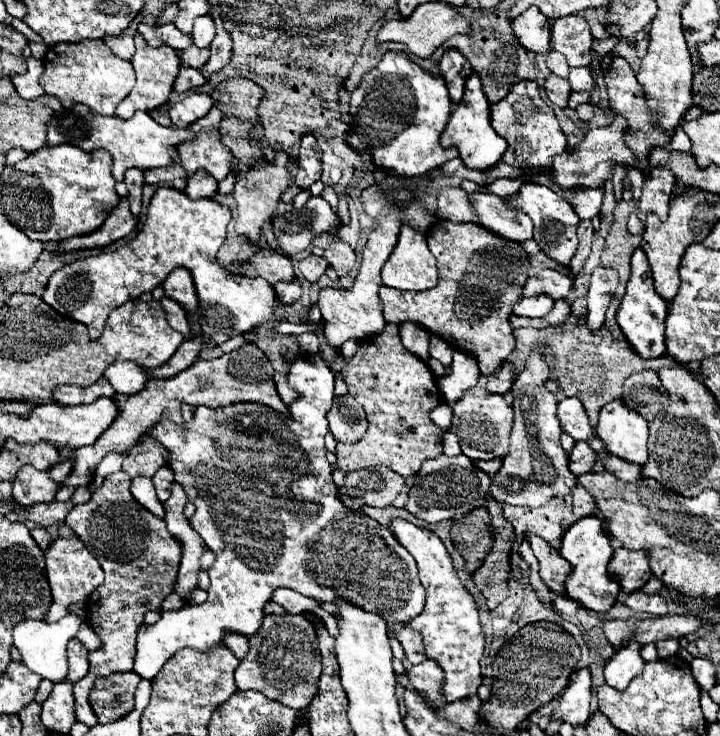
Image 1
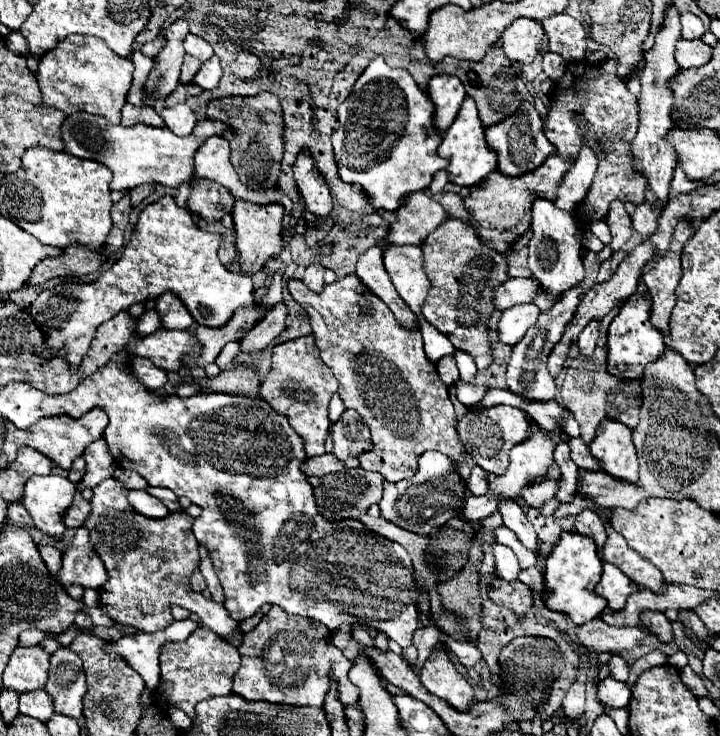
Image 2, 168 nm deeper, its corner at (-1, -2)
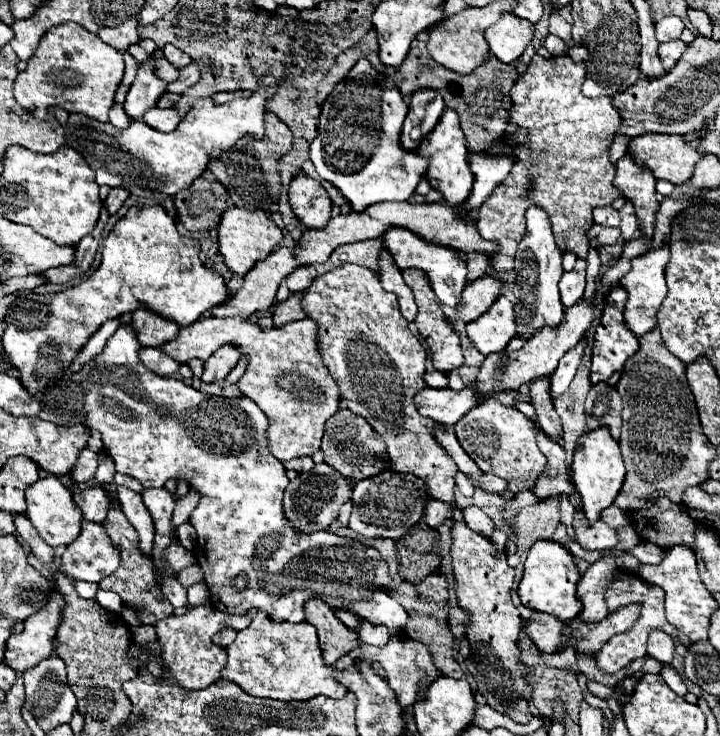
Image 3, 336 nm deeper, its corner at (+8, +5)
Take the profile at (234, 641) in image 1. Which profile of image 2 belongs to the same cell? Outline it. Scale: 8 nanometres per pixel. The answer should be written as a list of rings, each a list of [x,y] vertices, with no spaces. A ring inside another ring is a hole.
[[[108,478],[94,488],[92,516],[86,520],[92,546],[102,556],[110,580],[100,588],[100,608],[108,612],[116,622],[136,626],[142,632],[157,632],[174,621],[170,606],[178,604],[198,614],[202,624],[214,630],[218,636],[238,646],[244,636],[238,630],[238,622],[230,618],[222,604],[206,600],[202,594],[190,590],[190,576],[200,566],[198,540],[192,534],[194,518],[180,510],[166,518],[152,520],[136,514],[128,500],[128,488]]]

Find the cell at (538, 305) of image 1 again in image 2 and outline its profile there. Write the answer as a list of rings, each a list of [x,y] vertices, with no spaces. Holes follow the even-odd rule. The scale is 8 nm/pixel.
[[[518,304],[510,310],[504,310],[496,326],[500,342],[506,346],[518,344],[518,340],[526,334],[526,330],[536,322],[538,314],[540,310],[534,304]]]

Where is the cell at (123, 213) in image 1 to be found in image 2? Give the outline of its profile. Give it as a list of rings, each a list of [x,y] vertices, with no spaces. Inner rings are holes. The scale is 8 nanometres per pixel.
[[[70,246],[64,250],[62,256],[48,258],[32,270],[30,278],[26,280],[28,286],[46,284],[52,278],[58,276],[84,276],[98,272],[100,264],[104,262],[104,254],[98,254],[96,250],[88,250],[84,246]]]

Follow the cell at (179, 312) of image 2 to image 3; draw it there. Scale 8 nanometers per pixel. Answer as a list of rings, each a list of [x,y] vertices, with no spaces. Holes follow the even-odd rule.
[[[137,309],[131,323],[141,345],[145,347],[159,347],[165,341],[175,339],[175,335],[179,333],[179,325],[171,325],[171,321],[163,321],[153,313],[147,313],[147,309]]]

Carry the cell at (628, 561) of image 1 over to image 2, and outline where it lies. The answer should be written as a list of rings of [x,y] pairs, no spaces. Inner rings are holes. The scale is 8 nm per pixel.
[[[604,562],[602,580],[596,586],[596,594],[608,602],[612,612],[620,612],[626,606],[626,598],[636,592],[636,588],[638,584],[632,584],[632,580],[628,580],[614,564]]]

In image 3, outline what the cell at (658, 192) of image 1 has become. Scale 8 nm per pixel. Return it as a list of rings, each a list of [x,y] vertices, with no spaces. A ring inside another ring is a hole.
[[[625,205],[621,211],[621,235],[623,239],[633,239],[637,235],[637,229],[639,229],[639,221],[635,221],[635,209],[631,209],[631,205]]]

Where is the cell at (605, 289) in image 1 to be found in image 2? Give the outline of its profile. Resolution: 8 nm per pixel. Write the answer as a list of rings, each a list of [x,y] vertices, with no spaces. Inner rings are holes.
[[[598,322],[596,324],[588,324],[588,328],[584,328],[584,332],[578,336],[580,356],[582,358],[592,358],[596,342],[598,342]]]

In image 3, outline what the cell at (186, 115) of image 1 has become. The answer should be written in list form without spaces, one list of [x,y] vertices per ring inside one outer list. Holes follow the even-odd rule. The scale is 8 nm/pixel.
[[[153,107],[153,109],[149,109],[149,111],[143,115],[143,121],[145,121],[147,125],[151,125],[153,129],[157,129],[157,131],[169,133],[169,131],[173,131],[173,129],[179,125],[181,117],[179,117],[179,113],[177,113],[175,107],[169,107],[169,109]]]

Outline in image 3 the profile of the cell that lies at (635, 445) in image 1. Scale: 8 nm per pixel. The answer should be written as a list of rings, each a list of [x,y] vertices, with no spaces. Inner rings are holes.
[[[593,429],[581,435],[581,439],[577,441],[571,471],[577,493],[581,495],[581,509],[587,515],[589,523],[595,523],[601,517],[601,511],[615,501],[625,479],[625,463],[621,459],[621,449],[619,443],[611,437],[609,429]]]

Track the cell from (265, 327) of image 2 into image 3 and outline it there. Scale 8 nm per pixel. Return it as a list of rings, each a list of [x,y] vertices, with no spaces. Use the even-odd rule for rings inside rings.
[[[223,345],[219,347],[207,361],[205,361],[205,371],[201,375],[203,381],[217,381],[229,375],[229,371],[237,365],[237,361],[241,359],[239,349],[235,349],[235,345]]]

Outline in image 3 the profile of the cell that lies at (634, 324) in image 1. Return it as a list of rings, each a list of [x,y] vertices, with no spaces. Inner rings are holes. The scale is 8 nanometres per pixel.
[[[615,287],[609,291],[607,299],[605,299],[605,309],[603,309],[603,317],[601,323],[597,327],[595,333],[595,343],[593,343],[593,365],[591,365],[591,383],[599,383],[605,381],[609,385],[617,385],[621,373],[623,373],[623,365],[625,361],[637,353],[639,349],[639,337],[635,333],[631,333],[631,329],[625,323],[623,311],[625,311],[625,303],[627,303],[627,289],[623,287]]]

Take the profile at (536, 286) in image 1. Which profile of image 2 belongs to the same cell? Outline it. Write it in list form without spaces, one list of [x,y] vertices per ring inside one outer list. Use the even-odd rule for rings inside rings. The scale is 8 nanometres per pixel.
[[[510,278],[494,290],[494,308],[508,310],[516,304],[526,304],[534,300],[536,294],[542,292],[540,288],[536,288],[536,282],[532,278]]]

